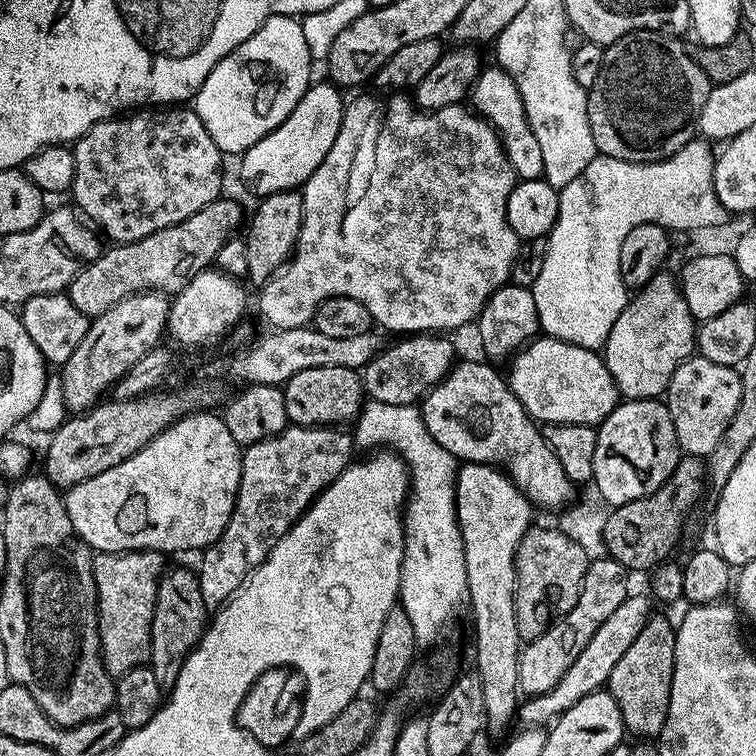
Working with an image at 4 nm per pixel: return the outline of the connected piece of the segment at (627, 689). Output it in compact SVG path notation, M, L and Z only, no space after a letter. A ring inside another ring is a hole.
M649 615L642 630L626 646L626 652L610 670L606 691L618 702L622 722L629 733L636 738L656 738L663 733L668 717L668 699L672 681L672 642L674 639L673 621L664 616Z

